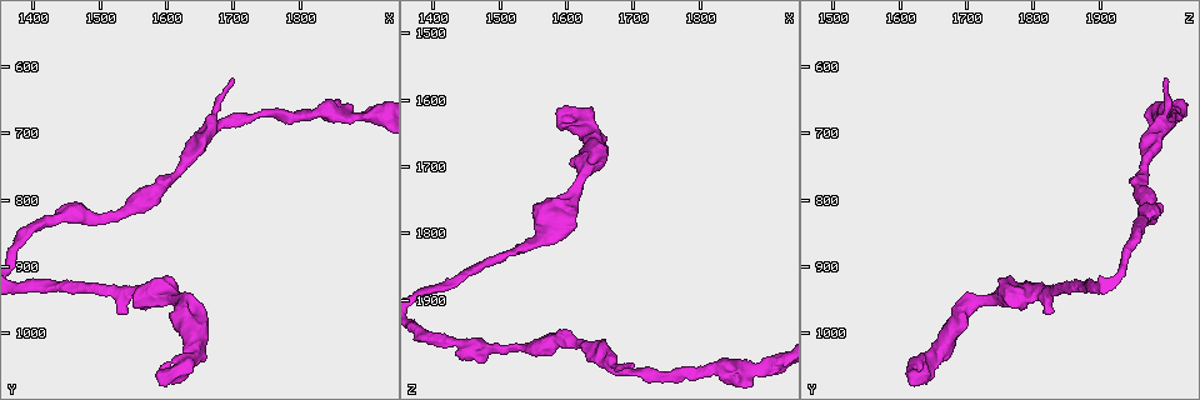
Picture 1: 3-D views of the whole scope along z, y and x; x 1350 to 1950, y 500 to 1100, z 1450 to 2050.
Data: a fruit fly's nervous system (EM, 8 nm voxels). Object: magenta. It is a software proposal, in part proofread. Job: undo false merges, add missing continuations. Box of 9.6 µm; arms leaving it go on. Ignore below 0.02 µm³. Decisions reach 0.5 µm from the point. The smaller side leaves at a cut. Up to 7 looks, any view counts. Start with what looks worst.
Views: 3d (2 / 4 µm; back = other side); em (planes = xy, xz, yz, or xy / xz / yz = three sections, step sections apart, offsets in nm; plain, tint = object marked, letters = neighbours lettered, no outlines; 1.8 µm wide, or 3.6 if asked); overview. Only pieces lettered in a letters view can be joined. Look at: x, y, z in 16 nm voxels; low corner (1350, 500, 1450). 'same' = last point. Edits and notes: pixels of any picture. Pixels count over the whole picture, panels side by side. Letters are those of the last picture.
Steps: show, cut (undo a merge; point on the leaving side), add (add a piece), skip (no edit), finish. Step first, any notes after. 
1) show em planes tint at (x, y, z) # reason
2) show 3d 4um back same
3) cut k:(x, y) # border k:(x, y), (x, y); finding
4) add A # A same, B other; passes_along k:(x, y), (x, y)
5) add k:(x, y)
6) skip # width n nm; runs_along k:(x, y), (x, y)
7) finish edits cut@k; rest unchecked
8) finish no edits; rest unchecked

show em planes letters at (1600, 1050, 1640) # end of a long branch

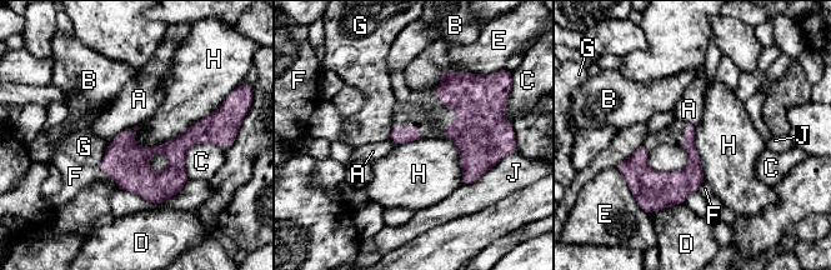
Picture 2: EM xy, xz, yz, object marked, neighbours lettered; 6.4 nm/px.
skip # A other, B other, C other, D other, E other, F other, G other, H other, J other; border 2:(215, 109), (159, 145); no lettered piece goes on from it

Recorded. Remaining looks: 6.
show 3d 2um at (1525, 970, 1825) # free end

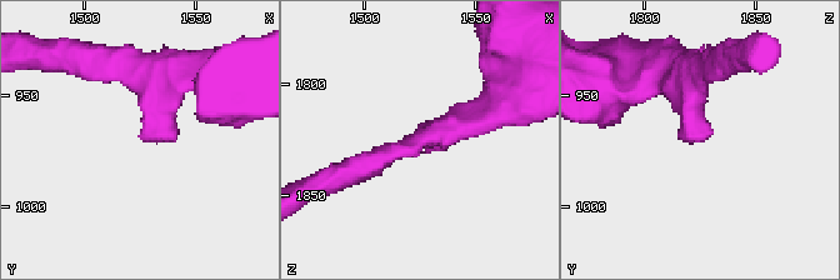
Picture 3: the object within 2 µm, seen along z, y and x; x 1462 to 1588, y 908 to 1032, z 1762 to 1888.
show em planes letters at (1527, 970, 1823)

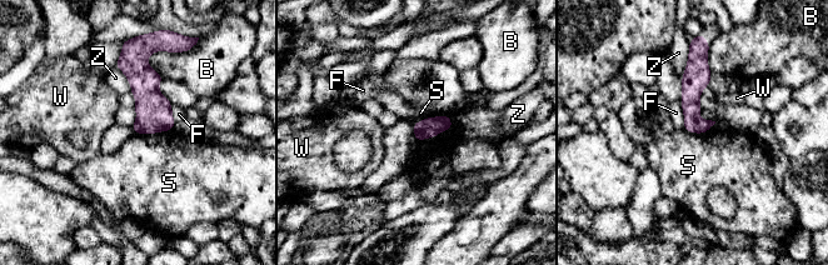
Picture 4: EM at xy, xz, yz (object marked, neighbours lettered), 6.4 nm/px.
skip # B other, F other, S other, W other, Z other; border 4:(450, 116), (425, 116), (412, 125); none of them fits

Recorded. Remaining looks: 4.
show 3d 4um at (1700, 620, 1995) # tapers out

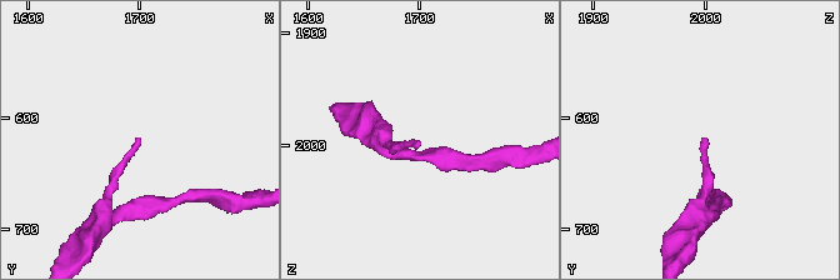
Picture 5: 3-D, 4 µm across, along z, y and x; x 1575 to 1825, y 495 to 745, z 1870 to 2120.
show em xy step 4 letters at (1698, 618, 2002) # now the EM

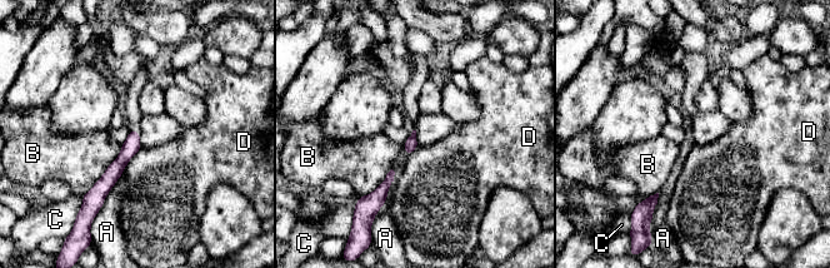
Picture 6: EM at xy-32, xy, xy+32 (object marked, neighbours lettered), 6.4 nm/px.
show em planes letters same # cut it another way

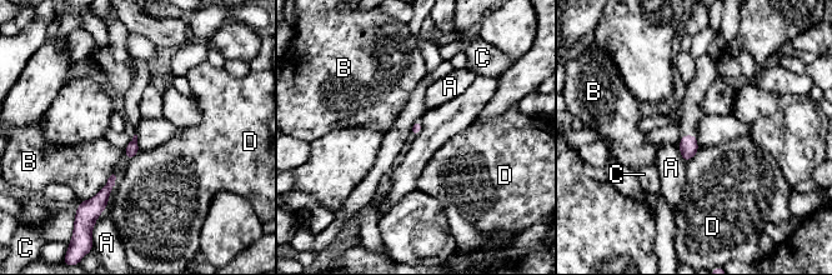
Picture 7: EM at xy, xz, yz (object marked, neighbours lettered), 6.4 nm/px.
skip # longest_contact B 280 nm; A other, B other, C other, D other; border 7:(700, 149), (686, 163); none of them fits

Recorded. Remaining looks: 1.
finish no edits; rest unchecked

